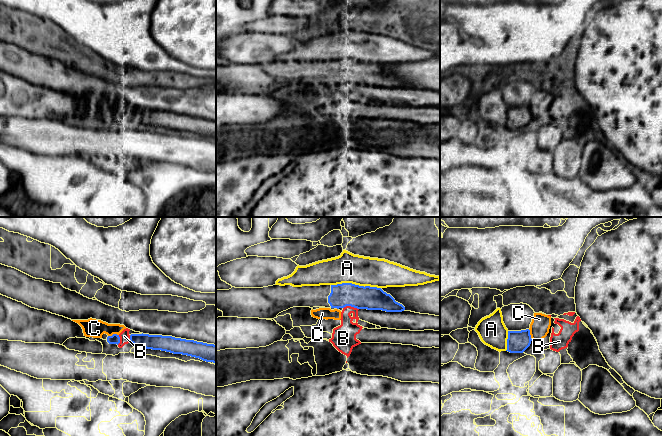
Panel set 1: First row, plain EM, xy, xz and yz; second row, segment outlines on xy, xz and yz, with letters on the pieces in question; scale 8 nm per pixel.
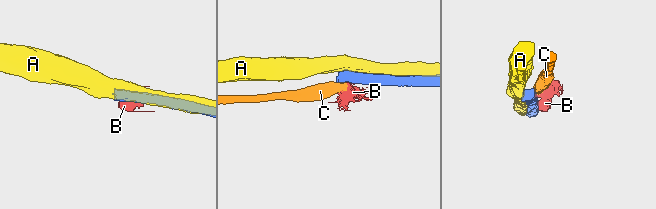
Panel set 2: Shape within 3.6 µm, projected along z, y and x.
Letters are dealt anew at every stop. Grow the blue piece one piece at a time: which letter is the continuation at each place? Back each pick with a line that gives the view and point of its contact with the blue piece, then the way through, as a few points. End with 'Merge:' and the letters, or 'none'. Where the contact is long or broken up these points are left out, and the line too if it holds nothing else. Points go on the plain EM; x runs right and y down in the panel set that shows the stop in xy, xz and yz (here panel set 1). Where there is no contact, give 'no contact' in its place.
Merge: none

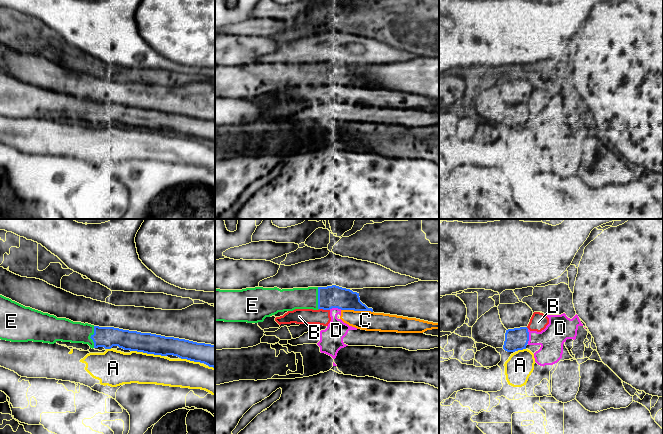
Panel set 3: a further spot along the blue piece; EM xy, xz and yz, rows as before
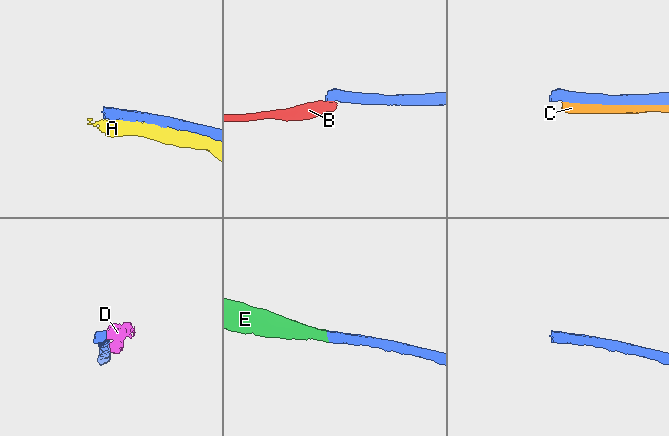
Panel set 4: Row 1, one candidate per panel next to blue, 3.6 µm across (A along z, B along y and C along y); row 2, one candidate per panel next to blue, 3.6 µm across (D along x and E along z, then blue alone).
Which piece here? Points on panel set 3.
E: xy (90, 113)
Merge: E

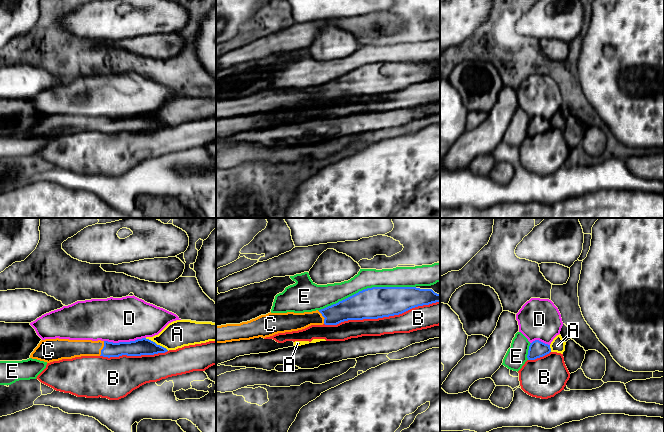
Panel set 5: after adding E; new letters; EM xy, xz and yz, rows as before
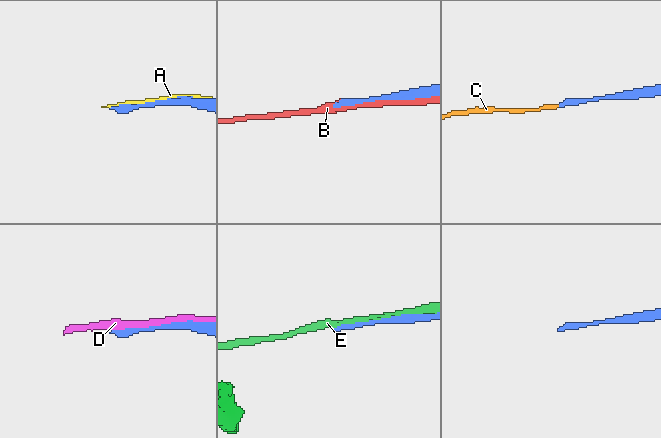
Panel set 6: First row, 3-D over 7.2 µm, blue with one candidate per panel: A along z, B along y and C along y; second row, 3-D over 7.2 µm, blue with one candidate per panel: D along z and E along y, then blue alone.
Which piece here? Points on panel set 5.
C: xy (103, 124) | across xy (133, 124), (103, 124), (72, 124)
Merge: C

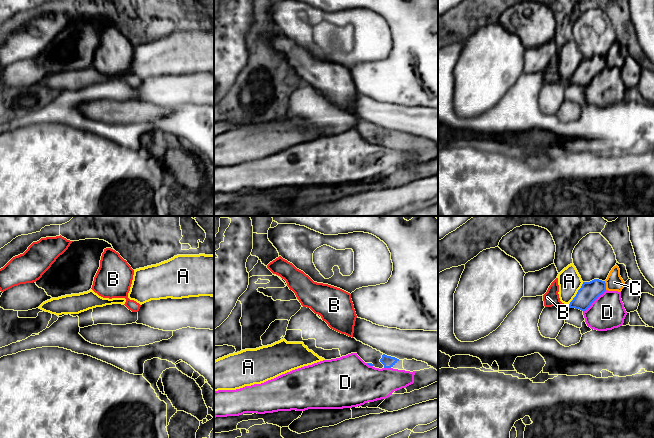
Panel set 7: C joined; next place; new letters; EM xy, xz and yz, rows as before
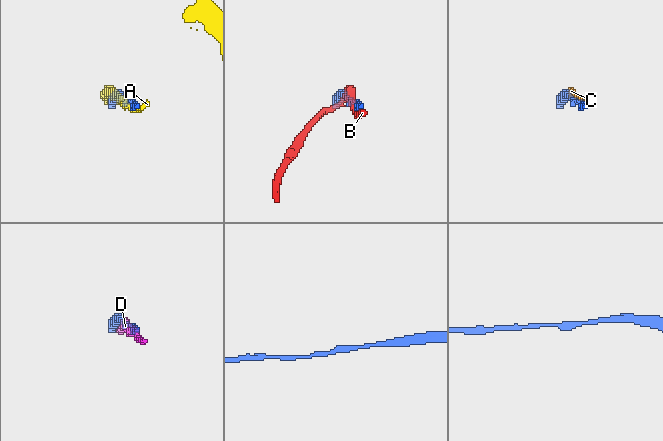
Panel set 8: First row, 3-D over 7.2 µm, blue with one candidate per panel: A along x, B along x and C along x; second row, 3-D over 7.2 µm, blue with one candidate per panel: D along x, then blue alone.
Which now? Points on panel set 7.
Merge: none

